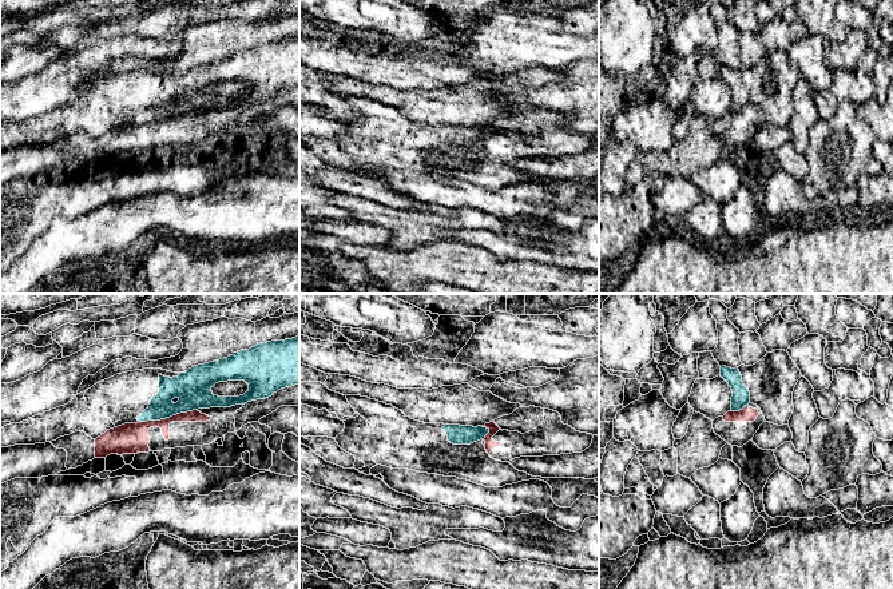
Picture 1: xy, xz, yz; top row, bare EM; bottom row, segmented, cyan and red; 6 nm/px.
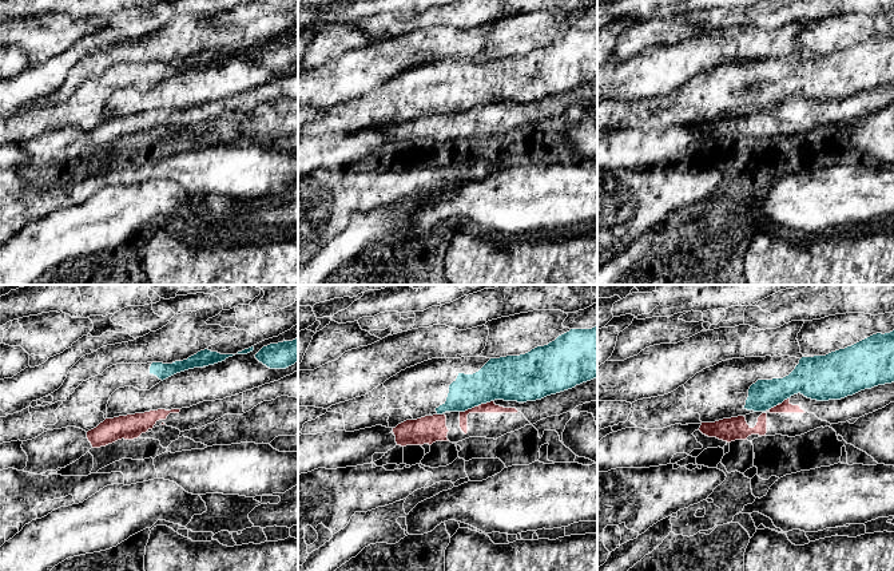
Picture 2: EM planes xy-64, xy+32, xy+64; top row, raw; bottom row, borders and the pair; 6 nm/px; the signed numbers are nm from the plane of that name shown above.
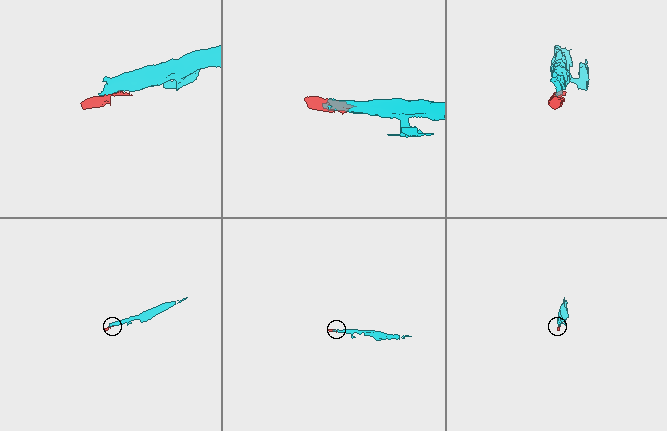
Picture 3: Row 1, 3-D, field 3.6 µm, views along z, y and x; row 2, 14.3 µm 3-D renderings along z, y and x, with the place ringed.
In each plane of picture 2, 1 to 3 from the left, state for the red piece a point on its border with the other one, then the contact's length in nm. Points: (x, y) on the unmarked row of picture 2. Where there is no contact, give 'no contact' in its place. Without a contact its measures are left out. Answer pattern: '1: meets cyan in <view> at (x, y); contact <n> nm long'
1: no contact
2: meets cyan in xy+32 at (476, 106); contact 220 nm long
3: meets cyan in xy+64 at (783, 100); contact 80 nm long

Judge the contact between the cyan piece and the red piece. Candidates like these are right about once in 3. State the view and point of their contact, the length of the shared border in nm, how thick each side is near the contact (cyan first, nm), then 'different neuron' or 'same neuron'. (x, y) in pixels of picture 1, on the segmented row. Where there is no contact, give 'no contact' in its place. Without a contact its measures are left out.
meets cyan in xy at (167, 417); contact 360 nm long; 220 nm thick on the cyan side, 190 nm on the other; different neuron

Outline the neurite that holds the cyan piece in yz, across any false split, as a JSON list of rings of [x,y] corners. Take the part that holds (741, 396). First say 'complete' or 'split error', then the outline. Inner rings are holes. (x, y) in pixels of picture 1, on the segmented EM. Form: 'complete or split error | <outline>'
split error | [[[787,351],[767,353],[753,366],[722,366],[719,375],[733,390],[731,411],[754,403],[766,422],[778,426],[789,423],[794,410],[793,391],[802,374]]]

